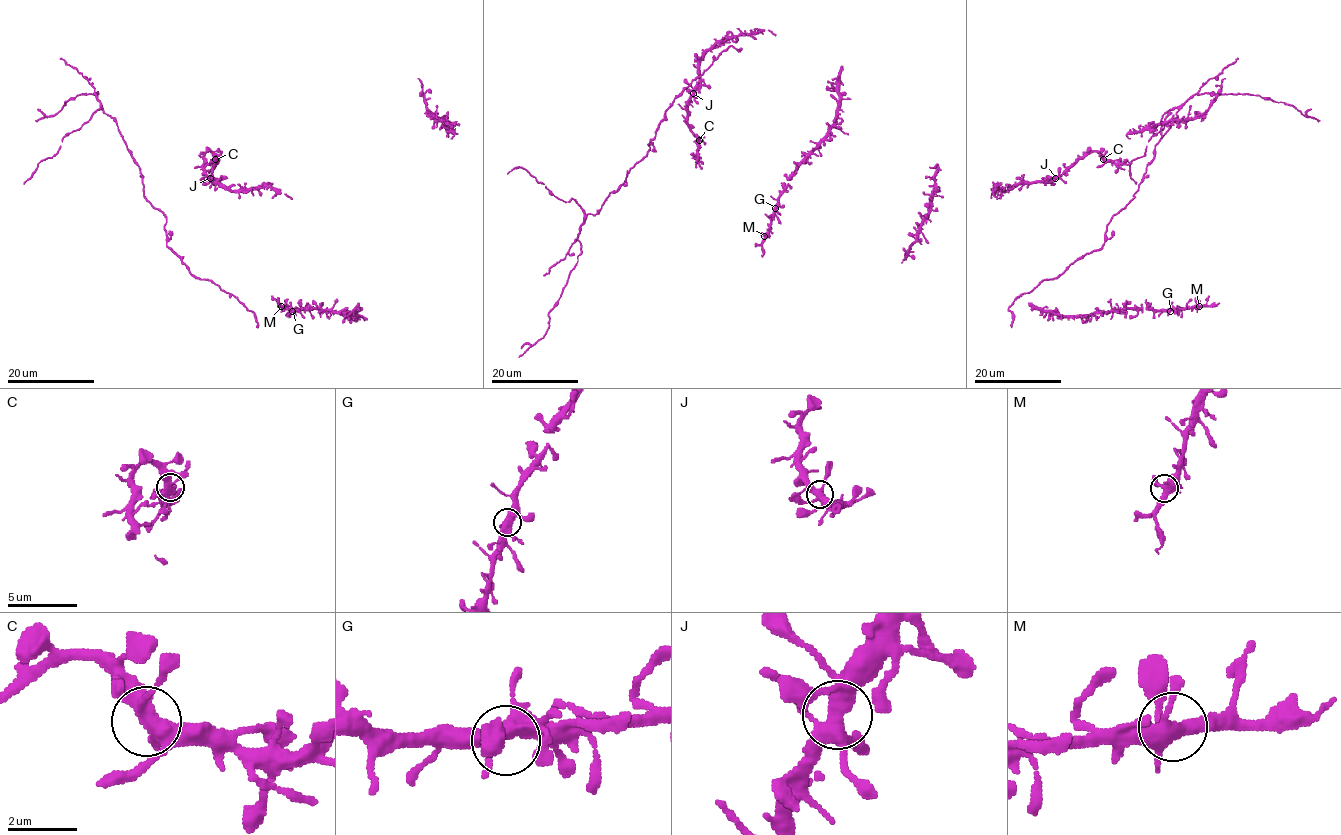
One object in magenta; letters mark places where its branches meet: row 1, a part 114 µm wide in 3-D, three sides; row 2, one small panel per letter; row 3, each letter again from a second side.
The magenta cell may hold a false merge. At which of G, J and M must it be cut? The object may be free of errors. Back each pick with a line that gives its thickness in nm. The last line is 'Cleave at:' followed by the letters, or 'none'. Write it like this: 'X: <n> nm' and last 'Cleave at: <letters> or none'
Cleave at: none

